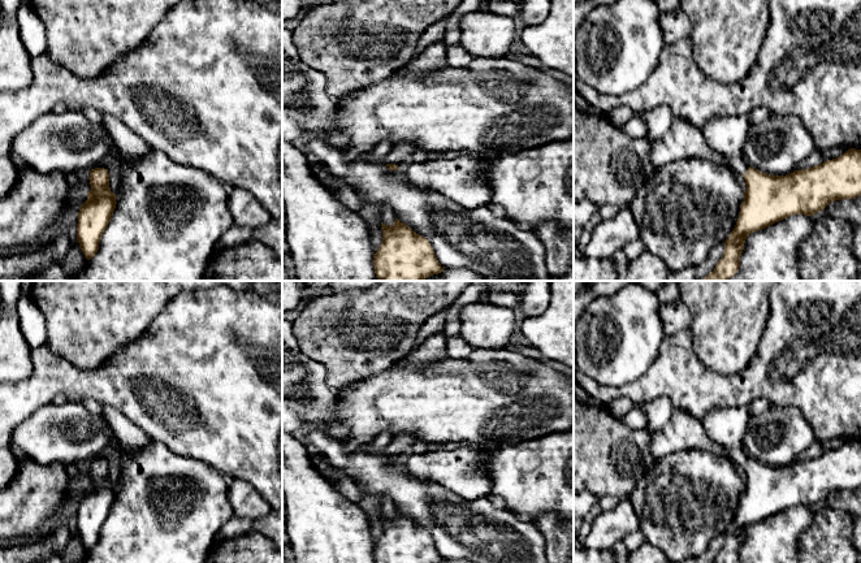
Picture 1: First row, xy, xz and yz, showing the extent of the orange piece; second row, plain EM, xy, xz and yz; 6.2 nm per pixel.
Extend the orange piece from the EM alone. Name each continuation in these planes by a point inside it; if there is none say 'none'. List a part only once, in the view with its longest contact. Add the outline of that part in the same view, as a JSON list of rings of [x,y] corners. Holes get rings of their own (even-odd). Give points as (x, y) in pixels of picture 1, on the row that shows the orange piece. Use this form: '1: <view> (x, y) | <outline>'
1: xz (399, 152) | [[[402,142],[391,147],[390,152],[384,157],[384,163],[399,165],[408,157],[419,157],[417,150],[408,142]]]

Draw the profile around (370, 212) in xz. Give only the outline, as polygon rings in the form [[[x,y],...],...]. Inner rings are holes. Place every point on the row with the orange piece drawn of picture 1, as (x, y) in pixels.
[[[310,156],[308,163],[315,177],[332,191],[333,196],[365,221],[373,254],[376,254],[384,238],[380,221],[381,207],[363,202],[346,182],[333,177],[317,157]]]

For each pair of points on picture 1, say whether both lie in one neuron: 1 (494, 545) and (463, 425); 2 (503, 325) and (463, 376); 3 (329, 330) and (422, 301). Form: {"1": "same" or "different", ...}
{"1": "different", "2": "different", "3": "same"}

